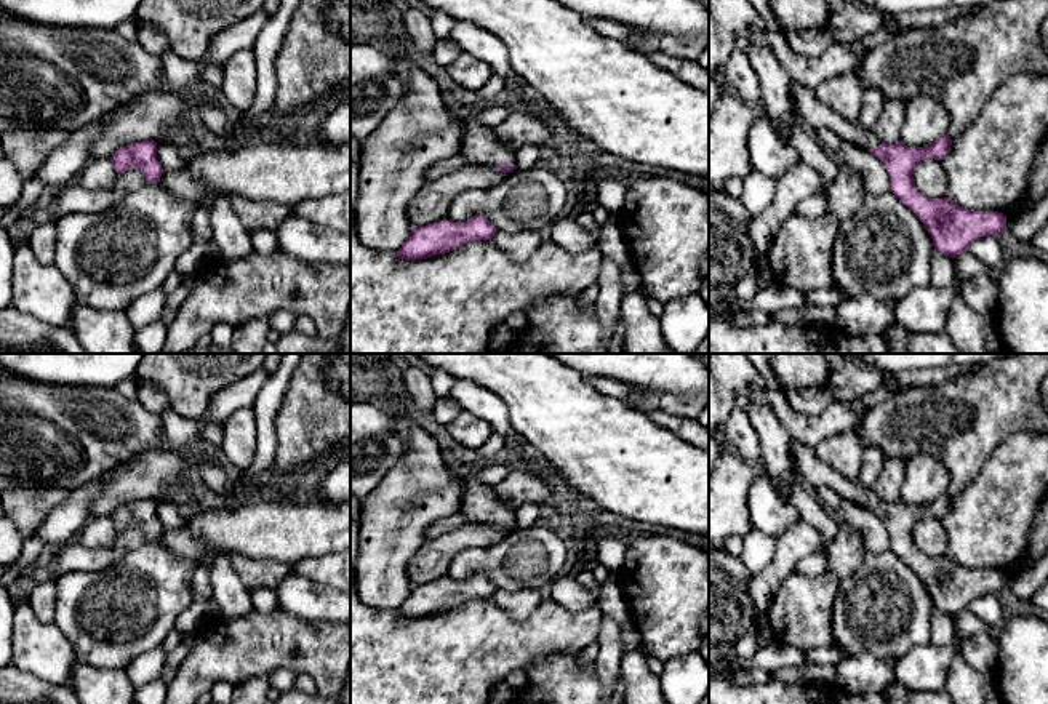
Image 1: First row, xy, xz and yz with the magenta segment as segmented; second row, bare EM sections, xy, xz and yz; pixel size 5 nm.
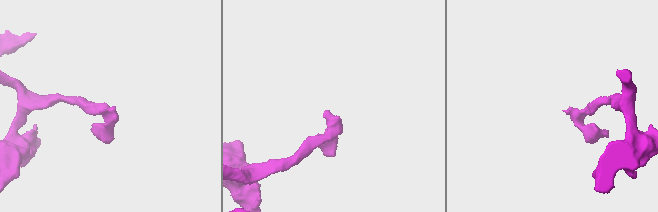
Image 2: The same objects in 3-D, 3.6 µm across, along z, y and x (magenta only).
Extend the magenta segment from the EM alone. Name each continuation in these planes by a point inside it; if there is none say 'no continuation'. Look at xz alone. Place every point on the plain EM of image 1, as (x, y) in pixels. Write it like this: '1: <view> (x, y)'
1: xz (480, 504)

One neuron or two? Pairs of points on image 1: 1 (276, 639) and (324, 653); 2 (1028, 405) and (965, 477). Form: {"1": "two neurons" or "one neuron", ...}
{"1": "one neuron", "2": "one neuron"}

